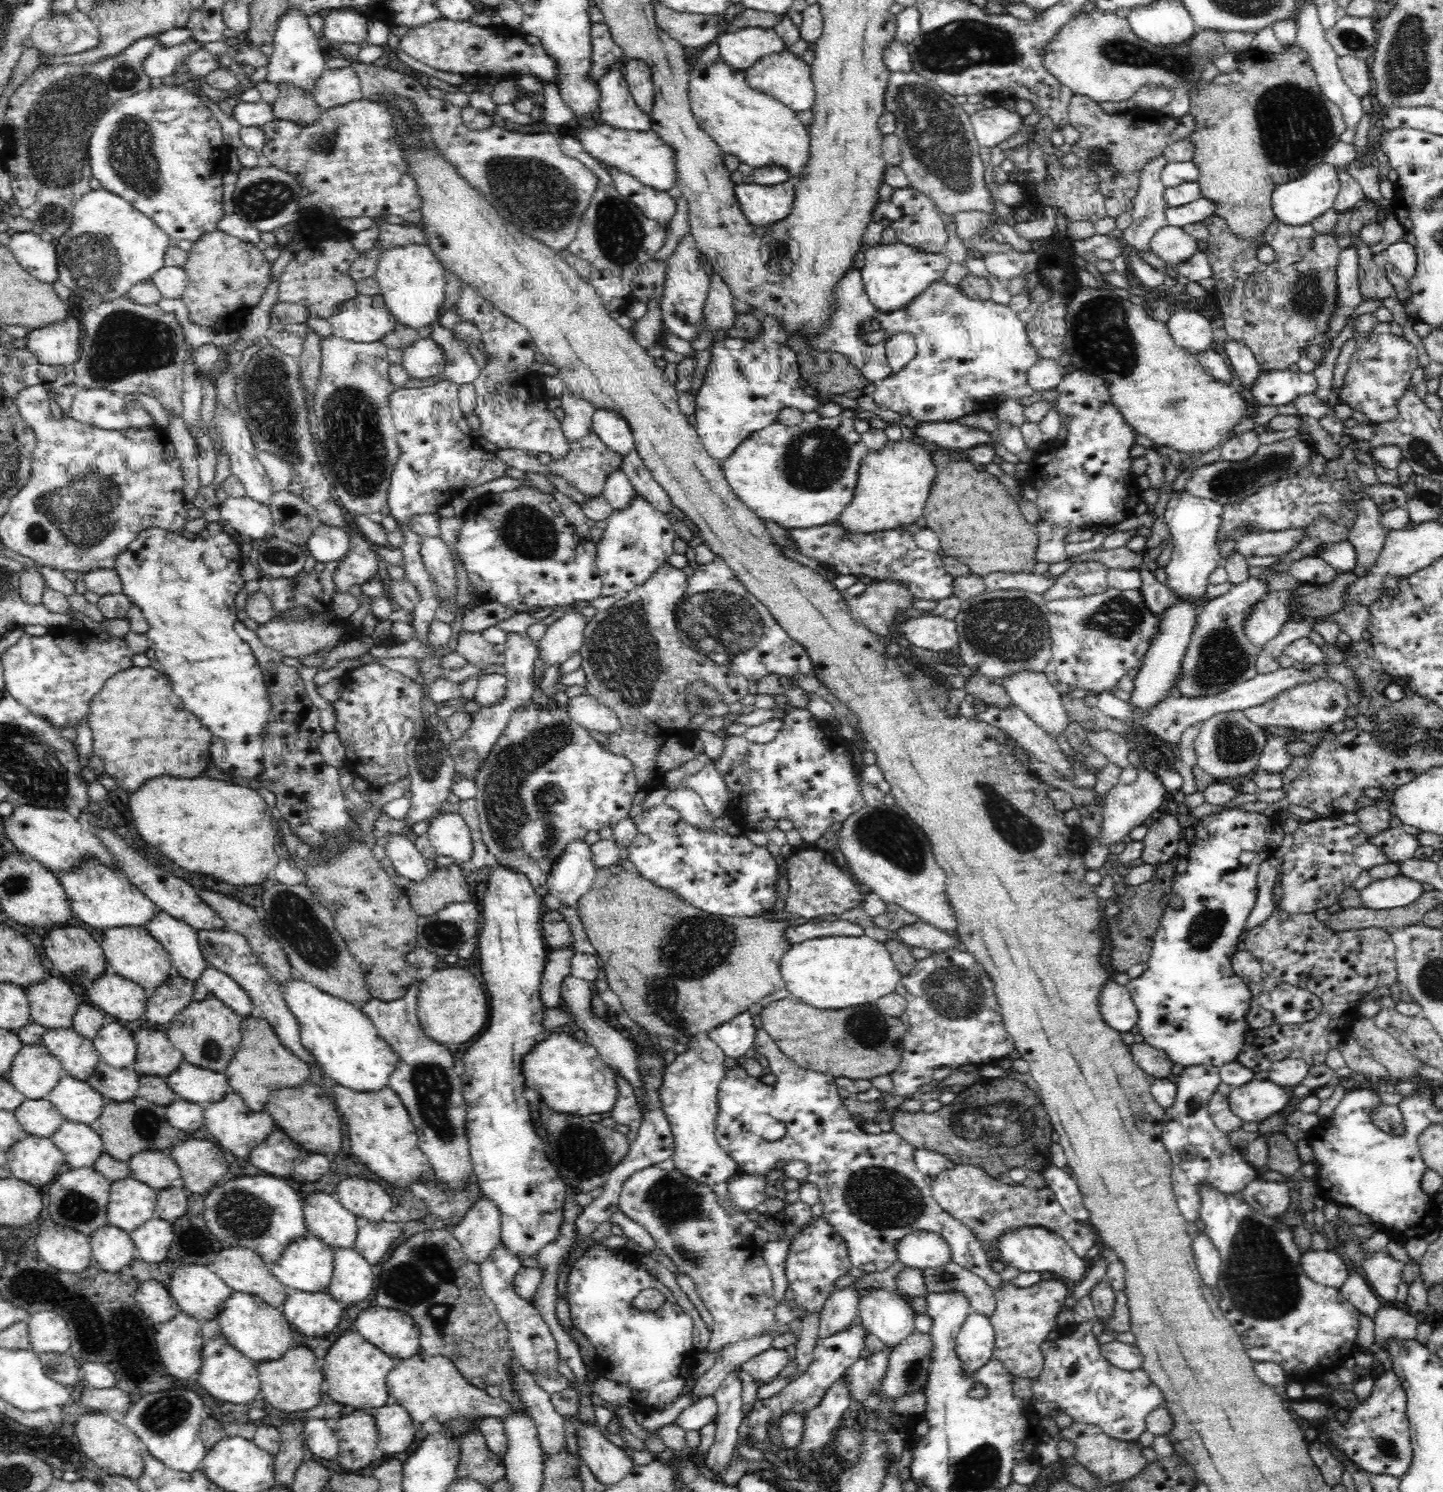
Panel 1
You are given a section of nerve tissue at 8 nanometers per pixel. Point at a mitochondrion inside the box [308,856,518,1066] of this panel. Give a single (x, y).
(443, 935)

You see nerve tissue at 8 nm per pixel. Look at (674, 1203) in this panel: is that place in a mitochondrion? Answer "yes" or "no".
yes

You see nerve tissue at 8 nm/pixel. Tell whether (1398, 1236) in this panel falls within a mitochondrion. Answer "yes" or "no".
no

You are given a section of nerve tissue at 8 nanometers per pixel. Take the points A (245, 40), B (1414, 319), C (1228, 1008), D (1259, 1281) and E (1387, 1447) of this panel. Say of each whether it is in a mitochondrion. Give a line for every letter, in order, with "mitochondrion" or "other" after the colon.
A: other
B: other
C: other
D: mitochondrion
E: mitochondrion

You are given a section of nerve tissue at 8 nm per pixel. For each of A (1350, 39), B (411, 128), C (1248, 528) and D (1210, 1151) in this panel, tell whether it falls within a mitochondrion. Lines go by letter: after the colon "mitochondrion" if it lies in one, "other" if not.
A: mitochondrion
B: other
C: other
D: other

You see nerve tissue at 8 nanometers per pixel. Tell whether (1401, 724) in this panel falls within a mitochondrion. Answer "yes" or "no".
yes

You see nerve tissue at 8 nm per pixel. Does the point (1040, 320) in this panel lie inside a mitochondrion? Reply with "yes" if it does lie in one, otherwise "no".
no

